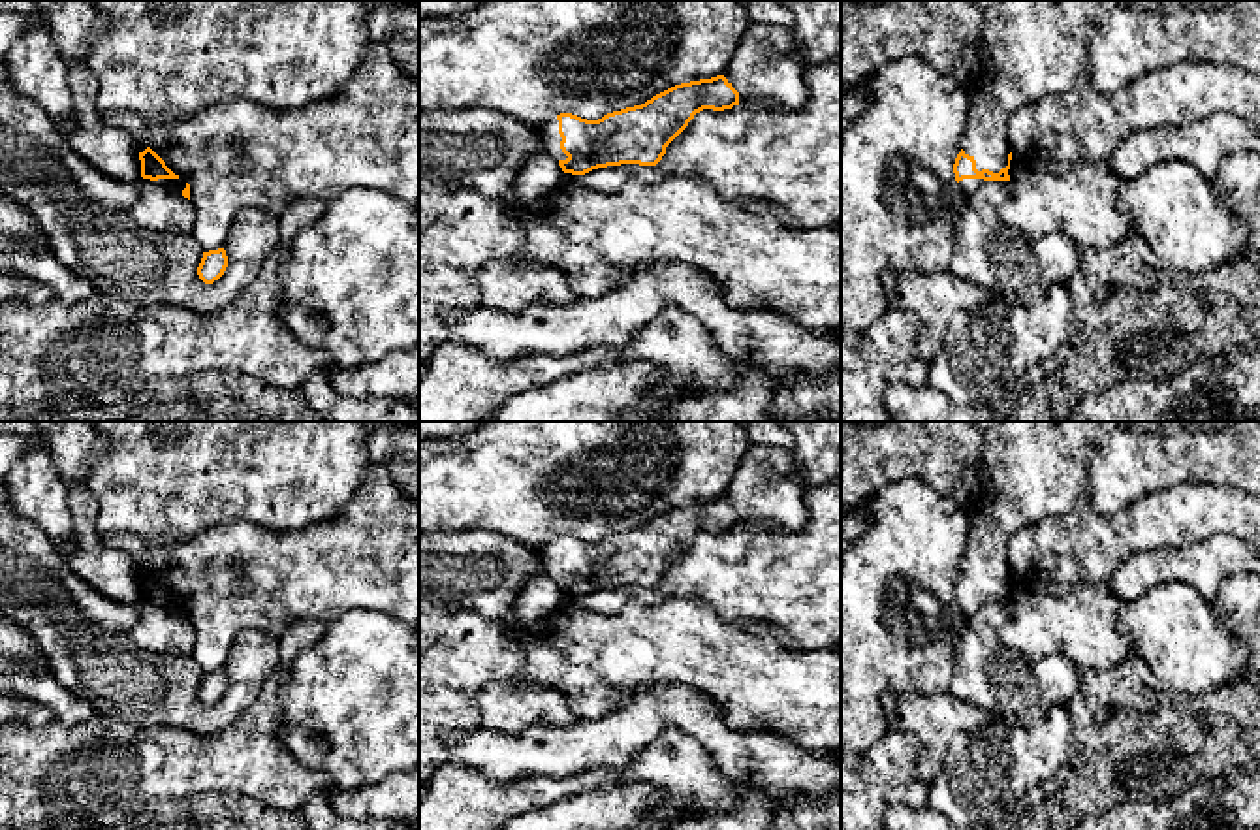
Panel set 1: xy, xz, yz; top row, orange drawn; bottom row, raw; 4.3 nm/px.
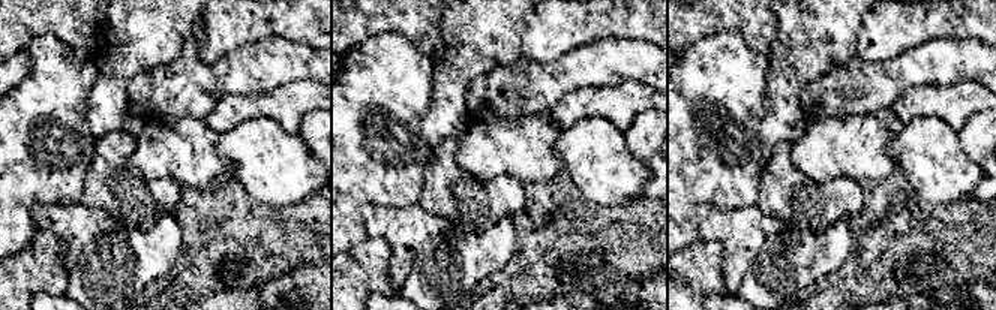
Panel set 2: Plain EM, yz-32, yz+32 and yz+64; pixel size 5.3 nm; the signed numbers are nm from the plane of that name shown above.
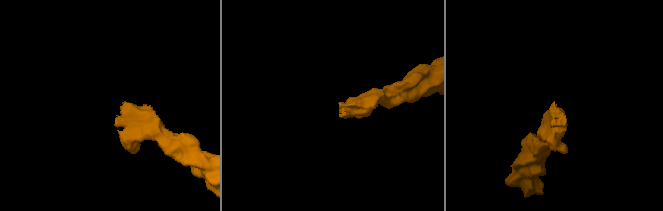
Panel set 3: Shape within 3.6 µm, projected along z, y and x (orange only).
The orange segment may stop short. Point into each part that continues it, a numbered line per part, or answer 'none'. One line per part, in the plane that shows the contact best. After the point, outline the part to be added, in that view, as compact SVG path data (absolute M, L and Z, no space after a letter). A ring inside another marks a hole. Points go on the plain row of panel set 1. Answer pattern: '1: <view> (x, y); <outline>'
1: yz (1029, 469); M976 422L984 444L980 491L963 506L969 514L969 535L963 546L961 570L976 582L976 591L999 595L1012 574L1008 544L1016 533L1047 516L1064 516L1076 508L1083 489L1087 463L1096 442L1113 429L1136 429L1155 435L1221 431L1234 422Z

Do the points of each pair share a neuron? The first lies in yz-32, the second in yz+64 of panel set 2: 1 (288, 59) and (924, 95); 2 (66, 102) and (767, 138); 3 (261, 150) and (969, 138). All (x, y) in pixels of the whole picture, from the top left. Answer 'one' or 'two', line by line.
1: two
2: two
3: two

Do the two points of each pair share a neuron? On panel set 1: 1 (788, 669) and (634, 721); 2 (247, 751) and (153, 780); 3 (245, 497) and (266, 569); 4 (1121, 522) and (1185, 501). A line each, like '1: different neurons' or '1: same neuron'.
1: different neurons
2: same neuron
3: different neurons
4: same neuron

